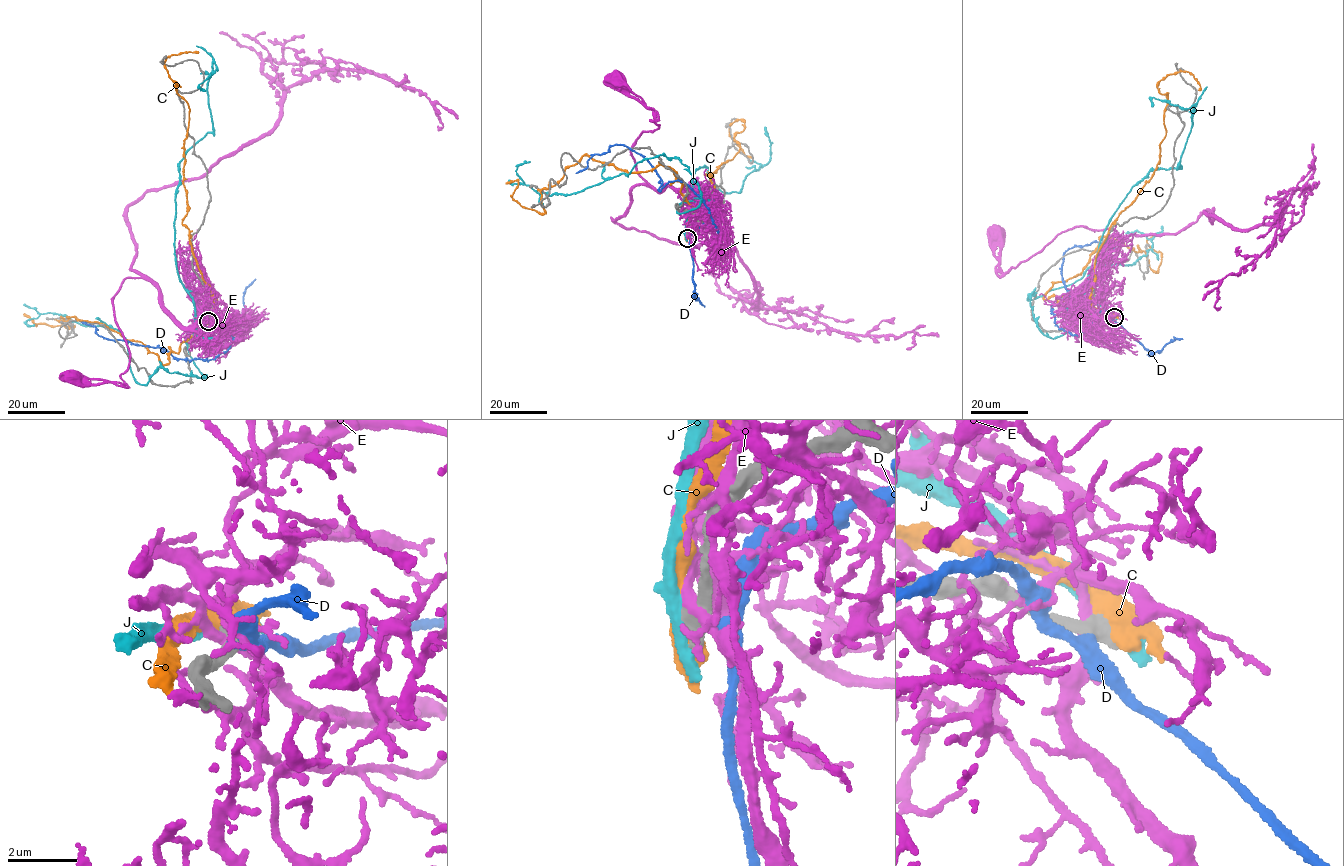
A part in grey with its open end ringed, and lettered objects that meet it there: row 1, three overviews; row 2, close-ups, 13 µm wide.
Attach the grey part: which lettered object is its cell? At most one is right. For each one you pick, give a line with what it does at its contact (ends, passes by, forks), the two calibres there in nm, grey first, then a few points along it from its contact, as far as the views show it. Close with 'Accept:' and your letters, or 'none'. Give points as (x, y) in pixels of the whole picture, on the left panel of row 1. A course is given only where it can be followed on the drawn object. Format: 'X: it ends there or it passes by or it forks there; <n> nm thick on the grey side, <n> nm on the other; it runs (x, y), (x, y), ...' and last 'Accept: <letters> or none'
Accept: none

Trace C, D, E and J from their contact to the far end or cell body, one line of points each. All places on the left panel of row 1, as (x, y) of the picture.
C: (207, 320), (201, 324), (213, 318), (213, 294), (182, 222), (189, 107), (164, 63), (168, 56), (198, 51)
D: (208, 321), (228, 329), (230, 345), (214, 358), (188, 360), (165, 348), (99, 336), (95, 326), (79, 321)
E: (207, 321), (175, 325), (156, 287), (127, 278), (111, 299), (129, 355), (124, 383), (70, 377)
J: (206, 320), (185, 337), (205, 379), (158, 367), (142, 384), (113, 328), (51, 312), (26, 323), (34, 325)

